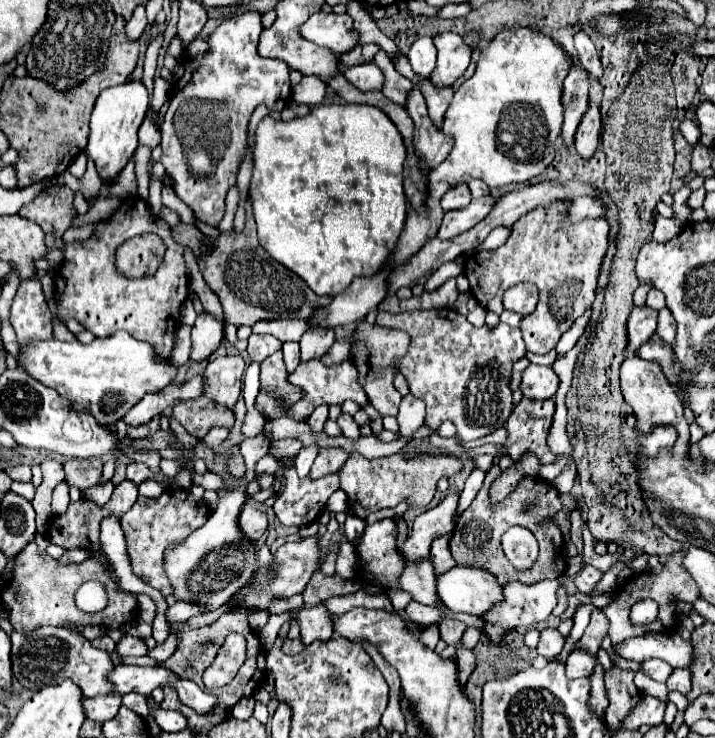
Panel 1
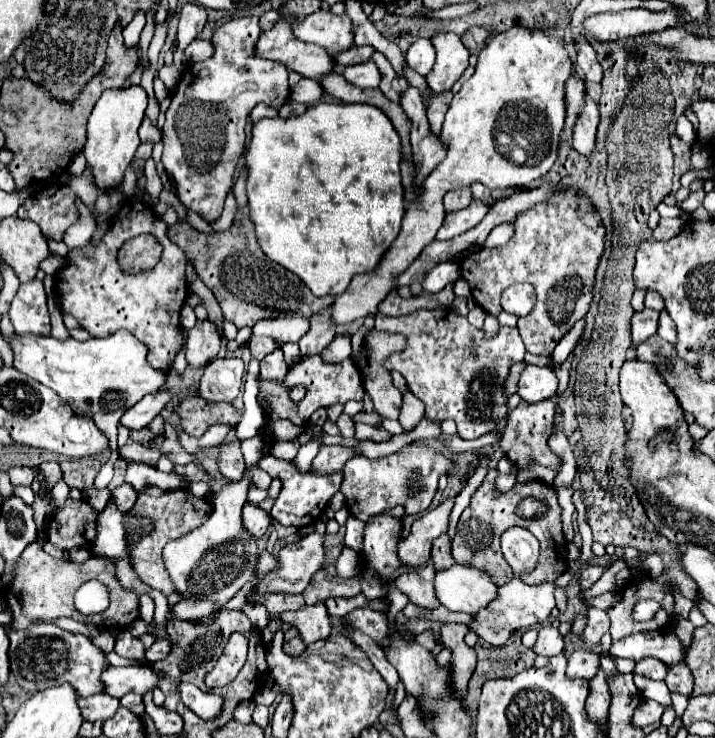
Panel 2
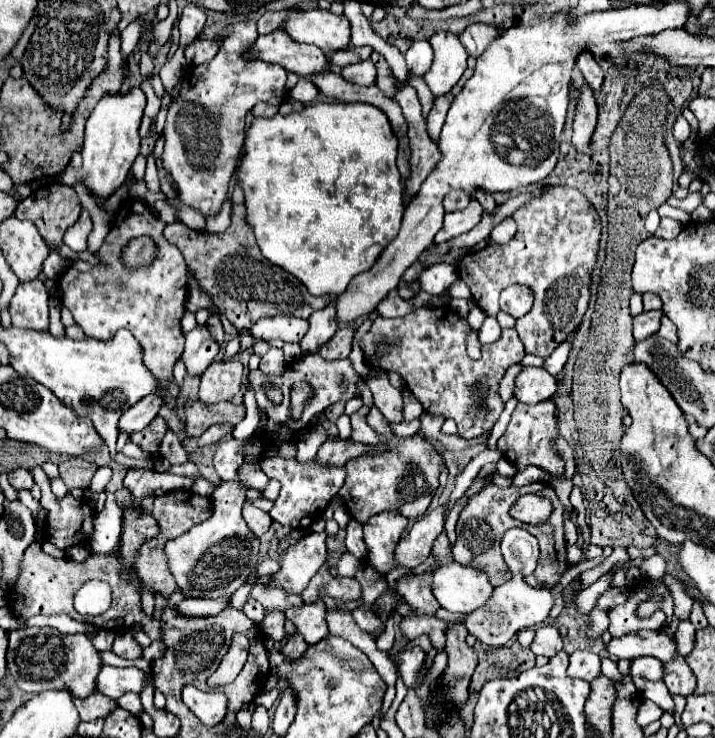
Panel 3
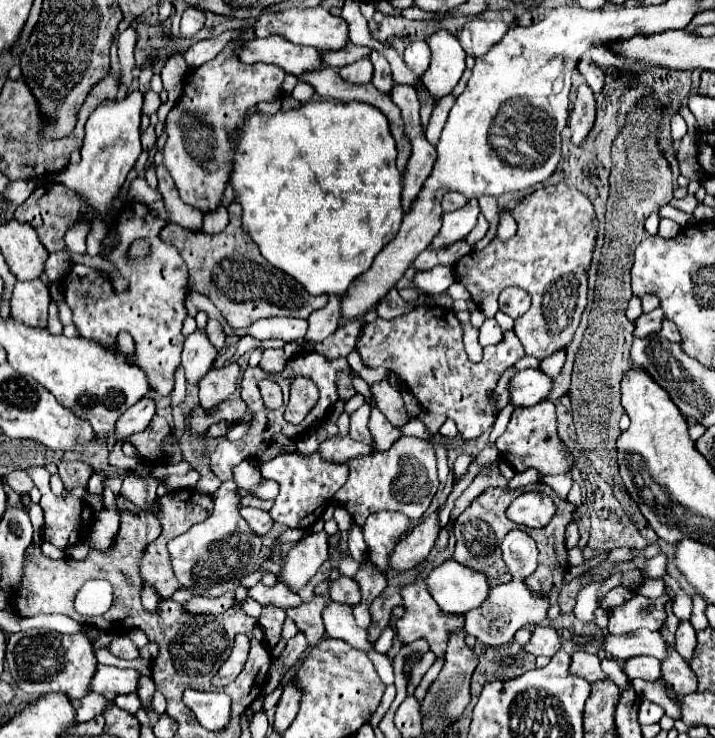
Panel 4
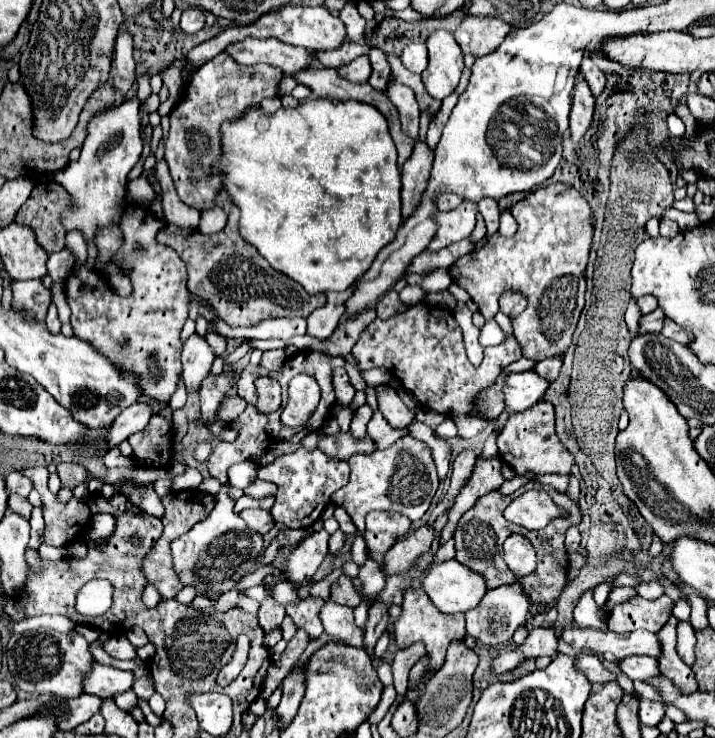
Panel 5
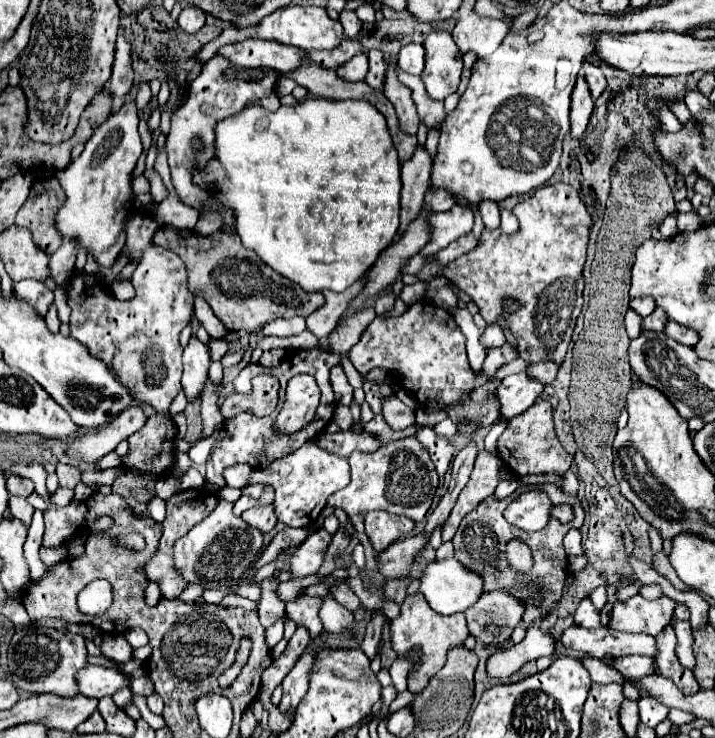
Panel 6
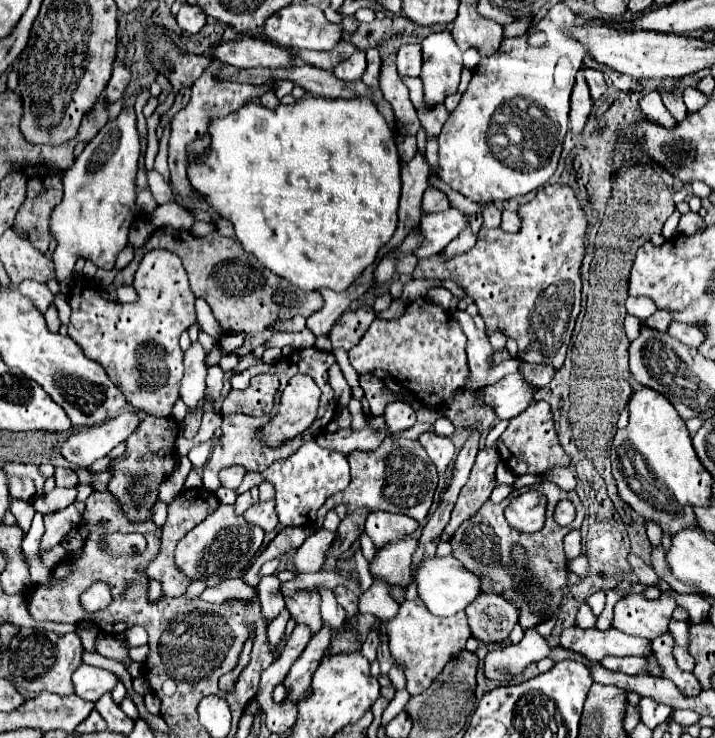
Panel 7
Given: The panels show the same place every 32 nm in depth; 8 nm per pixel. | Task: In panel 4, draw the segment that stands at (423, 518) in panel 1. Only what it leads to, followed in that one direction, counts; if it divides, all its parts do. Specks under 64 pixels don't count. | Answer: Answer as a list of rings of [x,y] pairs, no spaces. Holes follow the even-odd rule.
[[[436,510],[428,518],[418,522],[410,530],[410,534],[406,534],[396,544],[396,548],[394,548],[392,556],[390,556],[390,568],[400,572],[400,570],[410,570],[410,568],[422,564],[428,558],[440,530],[442,530],[440,512]]]

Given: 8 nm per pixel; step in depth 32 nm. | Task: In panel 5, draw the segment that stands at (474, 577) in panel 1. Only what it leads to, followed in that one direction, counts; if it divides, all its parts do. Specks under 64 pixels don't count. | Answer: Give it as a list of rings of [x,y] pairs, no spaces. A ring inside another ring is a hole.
[[[446,560],[428,570],[422,586],[436,608],[444,614],[468,612],[486,596],[484,576],[460,566],[456,560]]]

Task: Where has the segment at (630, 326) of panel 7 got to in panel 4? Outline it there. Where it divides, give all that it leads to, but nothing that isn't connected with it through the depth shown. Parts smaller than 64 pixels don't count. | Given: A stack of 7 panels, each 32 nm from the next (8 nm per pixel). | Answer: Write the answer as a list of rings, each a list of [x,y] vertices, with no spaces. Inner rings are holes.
[[[632,296],[628,302],[628,308],[626,311],[626,316],[634,325],[636,319],[642,314],[642,307],[640,298],[637,296]]]

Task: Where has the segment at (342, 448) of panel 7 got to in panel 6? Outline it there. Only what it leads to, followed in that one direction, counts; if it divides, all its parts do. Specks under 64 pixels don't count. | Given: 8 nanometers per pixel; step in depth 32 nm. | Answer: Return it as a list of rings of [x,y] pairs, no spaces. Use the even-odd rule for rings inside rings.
[[[352,430],[336,432],[336,434],[320,434],[316,444],[320,444],[320,448],[324,448],[326,452],[332,452],[344,458],[348,458],[352,452],[374,452],[380,446],[378,440],[372,438],[368,432],[354,434]]]

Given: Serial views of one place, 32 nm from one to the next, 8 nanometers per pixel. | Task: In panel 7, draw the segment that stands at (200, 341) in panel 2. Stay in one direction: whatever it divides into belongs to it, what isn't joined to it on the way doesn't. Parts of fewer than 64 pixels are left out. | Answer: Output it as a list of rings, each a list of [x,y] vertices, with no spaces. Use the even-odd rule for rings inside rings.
[[[192,342],[190,348],[184,352],[184,378],[180,388],[180,398],[186,402],[188,408],[196,408],[202,404],[204,390],[206,390],[206,350],[200,342]]]

